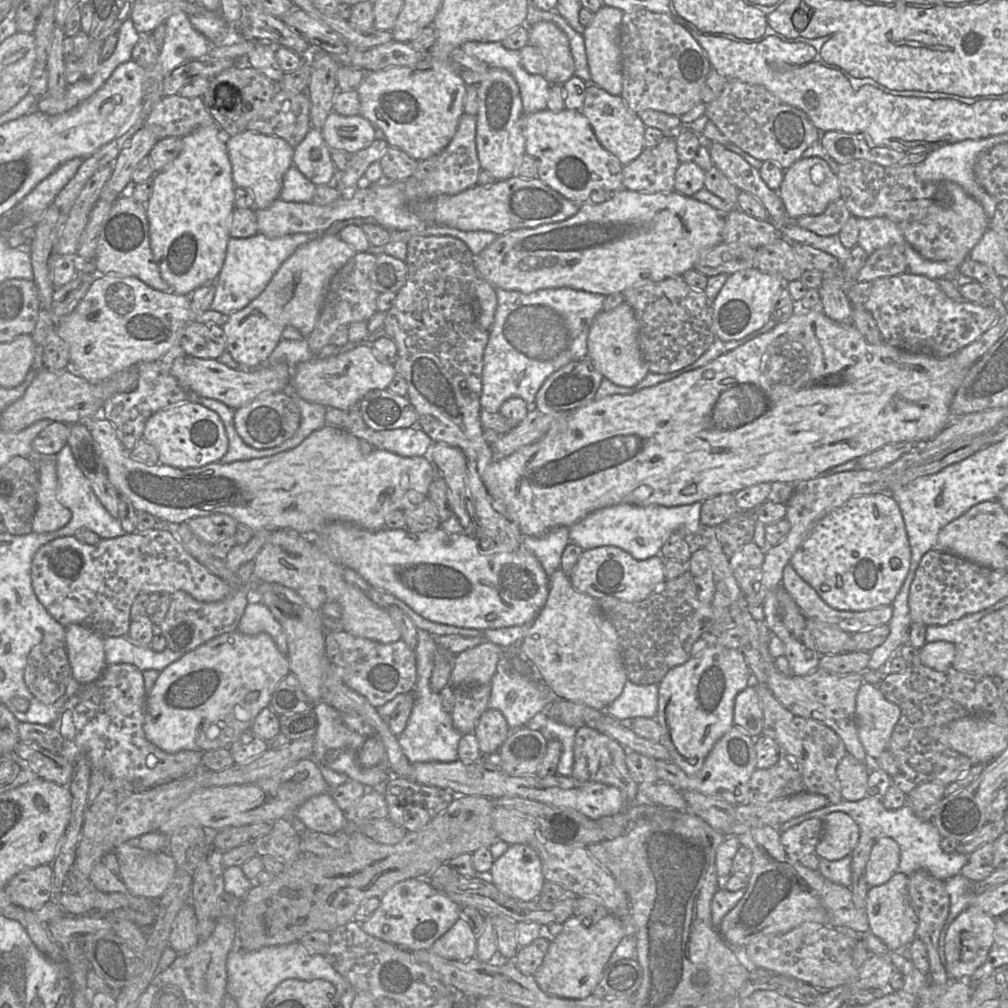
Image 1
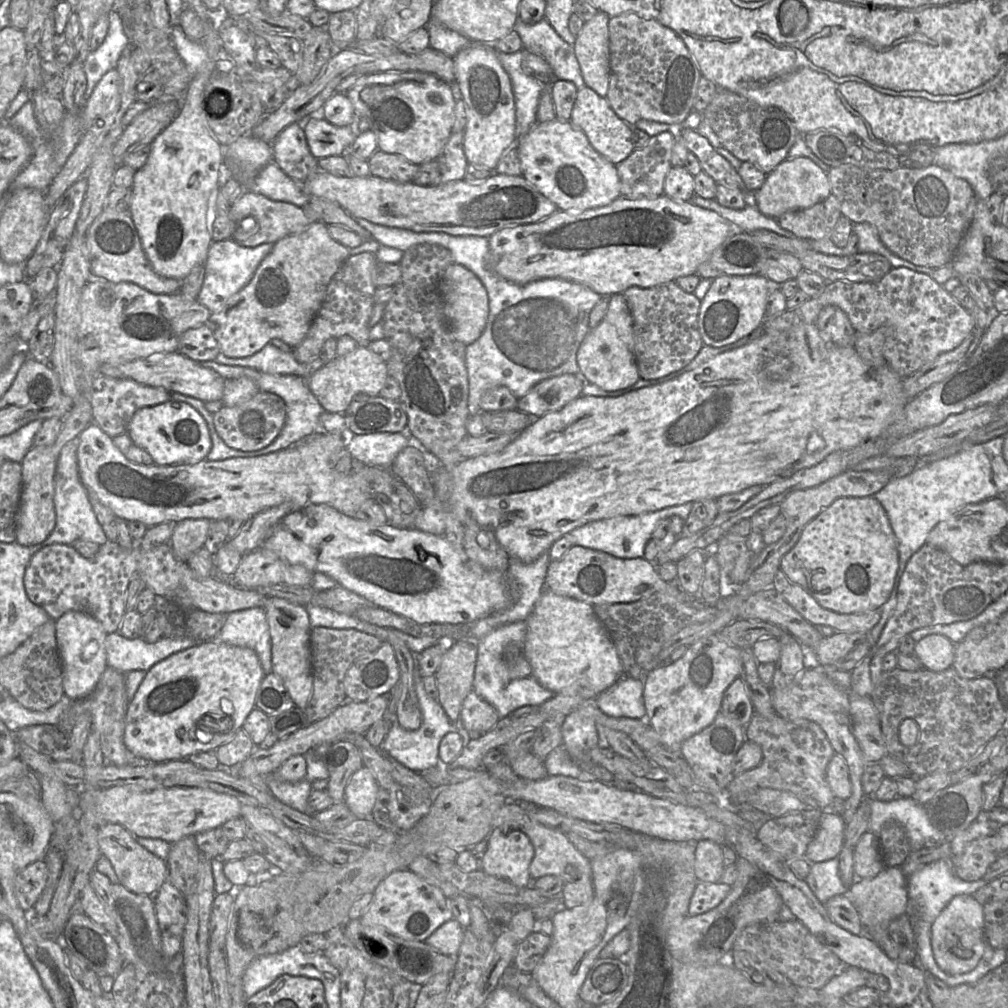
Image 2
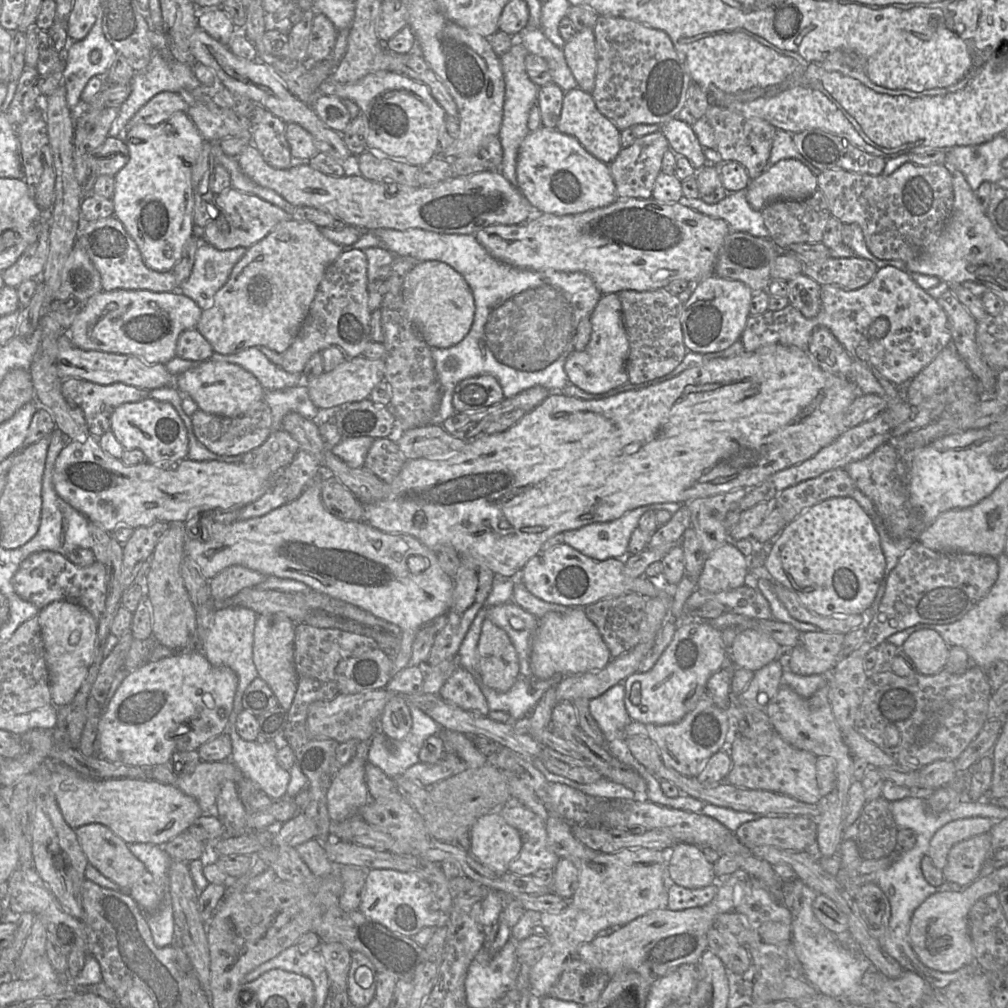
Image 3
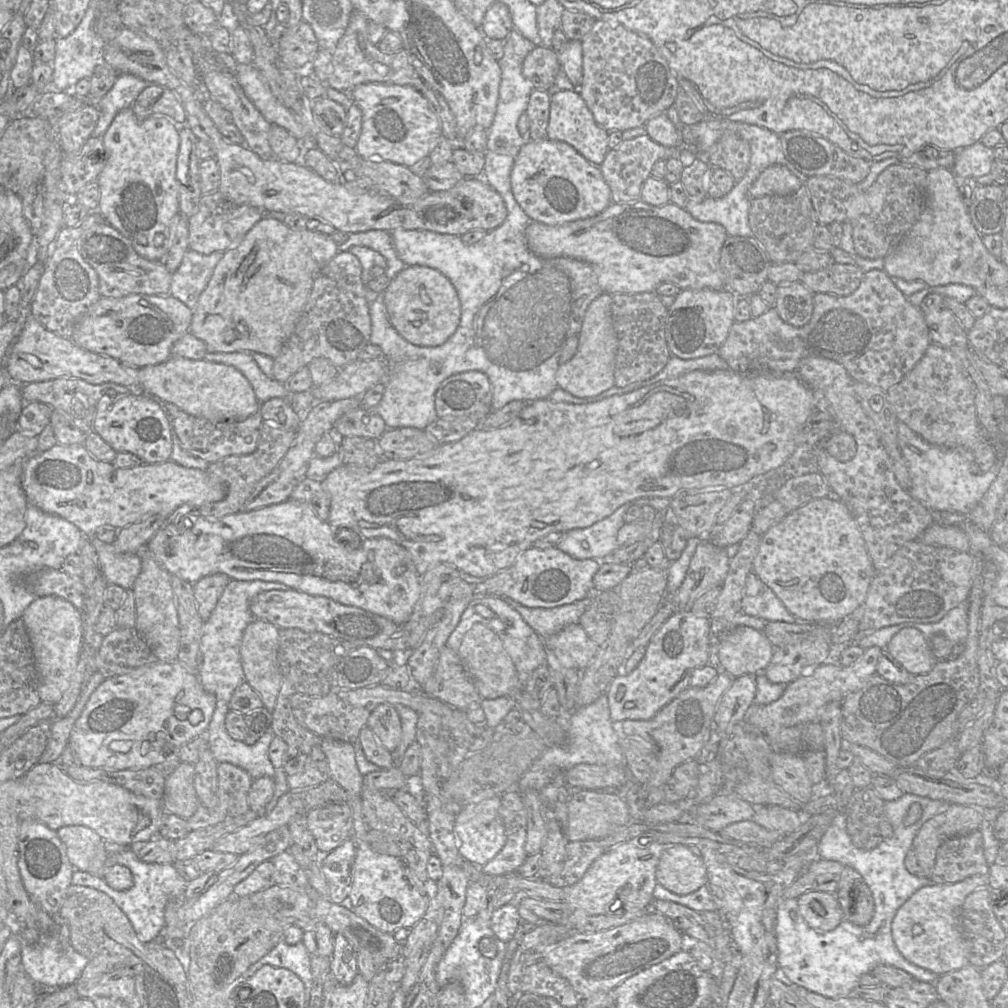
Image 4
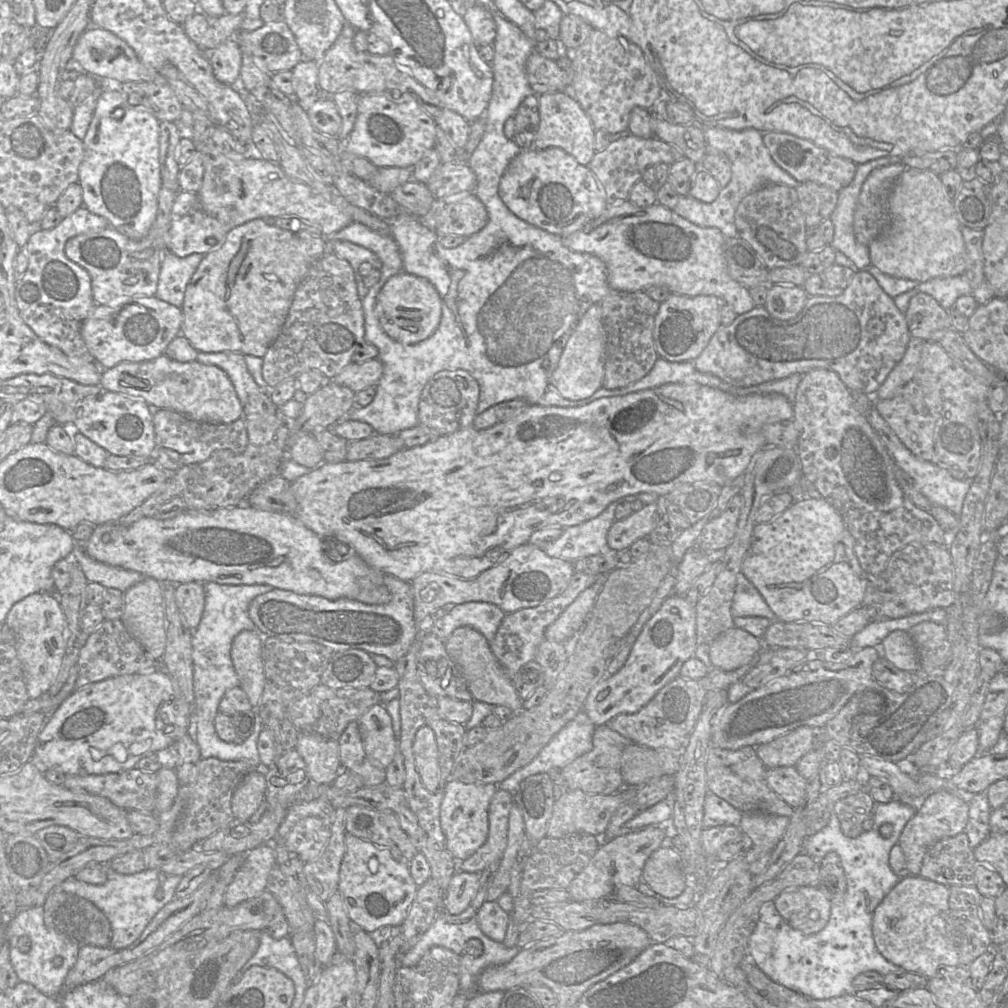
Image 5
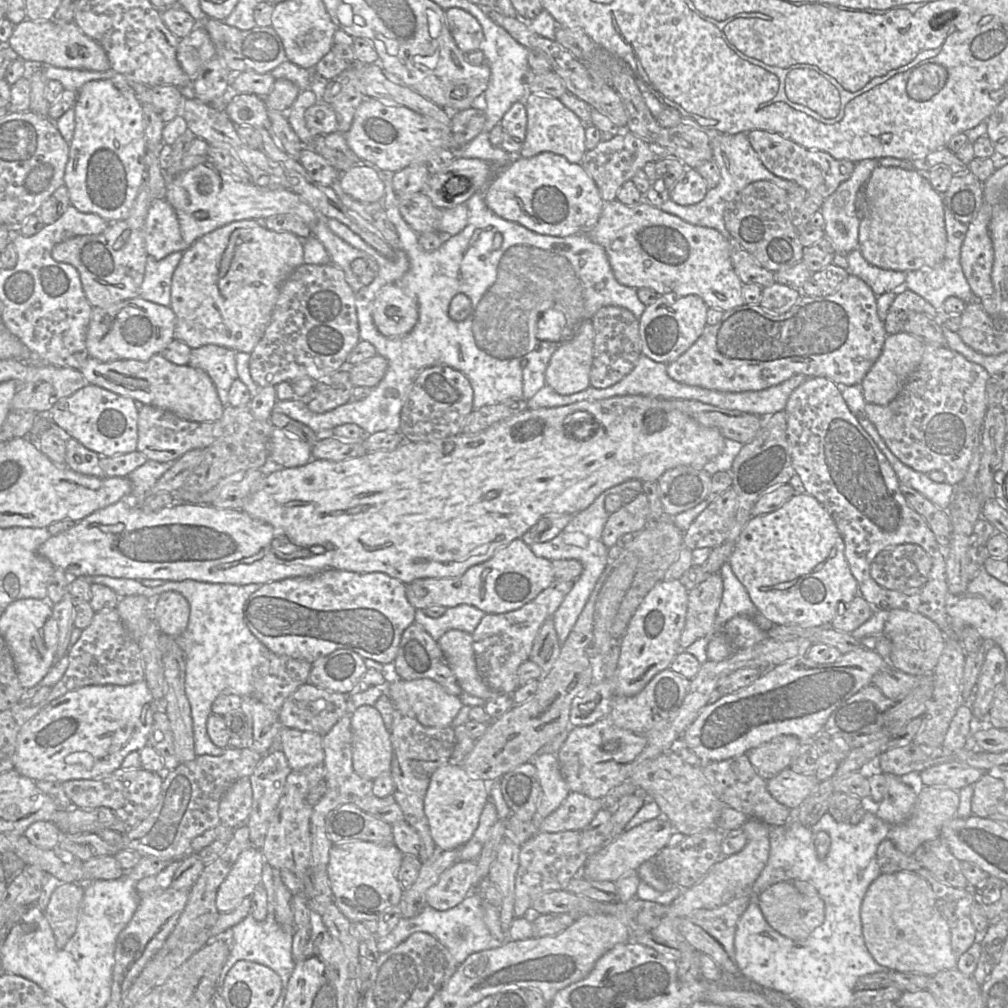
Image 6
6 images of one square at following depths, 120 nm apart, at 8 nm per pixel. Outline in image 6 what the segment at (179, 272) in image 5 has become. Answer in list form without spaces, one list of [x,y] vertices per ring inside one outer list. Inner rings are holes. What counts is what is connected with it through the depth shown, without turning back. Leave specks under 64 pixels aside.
[[[174,252],[157,259],[148,256],[139,298],[170,307],[173,273],[182,258],[182,252]]]

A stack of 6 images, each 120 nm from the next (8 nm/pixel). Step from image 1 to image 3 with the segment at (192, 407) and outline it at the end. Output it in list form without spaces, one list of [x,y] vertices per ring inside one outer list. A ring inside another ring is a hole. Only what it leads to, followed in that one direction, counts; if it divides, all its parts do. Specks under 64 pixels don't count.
[[[146,398],[138,402],[124,403],[111,415],[110,431],[125,450],[141,450],[146,462],[180,462],[187,458],[188,431],[174,406],[168,402]]]

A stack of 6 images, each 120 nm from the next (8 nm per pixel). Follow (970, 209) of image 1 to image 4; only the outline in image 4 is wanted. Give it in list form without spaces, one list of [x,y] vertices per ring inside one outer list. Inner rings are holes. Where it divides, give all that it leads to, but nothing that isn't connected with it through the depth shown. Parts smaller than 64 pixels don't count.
[[[895,164],[882,171],[866,191],[861,191],[857,184],[830,176],[809,177],[804,185],[808,190],[819,224],[850,223],[856,252],[866,259],[884,259],[899,245],[923,212],[927,200],[927,175],[928,171],[917,166]]]

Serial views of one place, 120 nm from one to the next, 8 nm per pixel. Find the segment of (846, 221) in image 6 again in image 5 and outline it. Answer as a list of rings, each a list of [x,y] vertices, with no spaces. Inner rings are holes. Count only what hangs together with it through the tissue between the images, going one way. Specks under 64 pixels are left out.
[[[881,157],[859,164],[853,181],[838,191],[837,205],[830,216],[834,226],[831,246],[848,257],[858,271],[871,265],[868,247],[856,240],[853,230],[854,214],[862,185],[874,169],[898,163],[902,163],[900,157]]]

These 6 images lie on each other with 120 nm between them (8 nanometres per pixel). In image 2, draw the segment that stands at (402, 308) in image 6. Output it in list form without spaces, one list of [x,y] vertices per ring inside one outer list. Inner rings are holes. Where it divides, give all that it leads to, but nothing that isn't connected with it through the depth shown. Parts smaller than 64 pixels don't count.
[[[452,263],[442,275],[441,292],[452,336],[465,345],[475,342],[483,333],[489,314],[488,294],[480,279],[466,267]]]

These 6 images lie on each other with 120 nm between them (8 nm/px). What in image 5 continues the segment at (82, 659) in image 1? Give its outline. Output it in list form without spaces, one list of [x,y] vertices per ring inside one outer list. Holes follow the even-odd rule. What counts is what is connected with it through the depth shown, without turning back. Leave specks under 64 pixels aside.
[[[46,592],[27,596],[13,605],[5,625],[13,630],[16,637],[17,654],[22,664],[28,695],[32,699],[38,699],[55,682],[66,651],[67,620],[58,596]]]

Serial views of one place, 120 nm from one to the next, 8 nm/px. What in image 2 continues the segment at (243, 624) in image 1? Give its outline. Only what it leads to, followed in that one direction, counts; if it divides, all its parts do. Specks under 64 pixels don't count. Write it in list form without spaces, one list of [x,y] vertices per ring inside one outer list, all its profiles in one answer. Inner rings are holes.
[[[264,606],[228,613],[216,639],[254,650],[265,675],[271,673],[271,638]]]

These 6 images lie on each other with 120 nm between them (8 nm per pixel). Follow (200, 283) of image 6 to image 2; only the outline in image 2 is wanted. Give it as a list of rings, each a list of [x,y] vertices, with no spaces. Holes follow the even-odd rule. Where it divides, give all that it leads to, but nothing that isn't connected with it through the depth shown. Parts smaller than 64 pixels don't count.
[[[314,221],[303,231],[275,242],[247,285],[232,295],[220,312],[211,313],[207,324],[213,330],[220,352],[229,358],[245,358],[260,351],[273,339],[280,339],[292,348],[303,341],[320,309],[331,278],[350,256],[349,248],[334,240],[327,226],[321,221]]]

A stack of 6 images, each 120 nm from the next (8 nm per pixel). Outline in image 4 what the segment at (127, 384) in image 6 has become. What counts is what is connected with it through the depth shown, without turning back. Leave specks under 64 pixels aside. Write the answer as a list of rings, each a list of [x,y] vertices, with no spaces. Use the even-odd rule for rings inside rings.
[[[170,357],[163,363],[138,369],[139,387],[148,396],[212,422],[241,421],[258,412],[260,402],[252,386],[236,368],[201,360]]]

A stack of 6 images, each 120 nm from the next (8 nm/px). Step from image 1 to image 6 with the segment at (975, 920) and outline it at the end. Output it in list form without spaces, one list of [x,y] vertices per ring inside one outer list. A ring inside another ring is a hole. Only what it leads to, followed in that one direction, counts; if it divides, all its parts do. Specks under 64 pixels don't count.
[[[913,872],[881,874],[868,887],[861,904],[864,942],[874,960],[888,971],[933,976],[956,968],[958,957],[951,947],[951,931],[936,906],[931,885]]]

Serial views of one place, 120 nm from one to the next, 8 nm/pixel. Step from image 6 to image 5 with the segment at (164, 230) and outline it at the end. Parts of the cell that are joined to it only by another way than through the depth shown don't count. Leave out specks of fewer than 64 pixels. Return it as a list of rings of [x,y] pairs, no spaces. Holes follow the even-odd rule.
[[[180,191],[176,193],[171,210],[168,252],[178,257],[193,253],[205,255],[218,249],[231,229],[206,213],[197,193]]]

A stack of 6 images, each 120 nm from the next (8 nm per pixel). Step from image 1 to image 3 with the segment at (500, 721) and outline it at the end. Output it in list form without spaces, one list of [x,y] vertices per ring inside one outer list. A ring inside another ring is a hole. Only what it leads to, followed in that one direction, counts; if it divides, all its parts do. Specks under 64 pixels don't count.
[[[458,666],[438,694],[466,711],[488,716],[490,709],[479,687],[479,682],[466,669]]]

